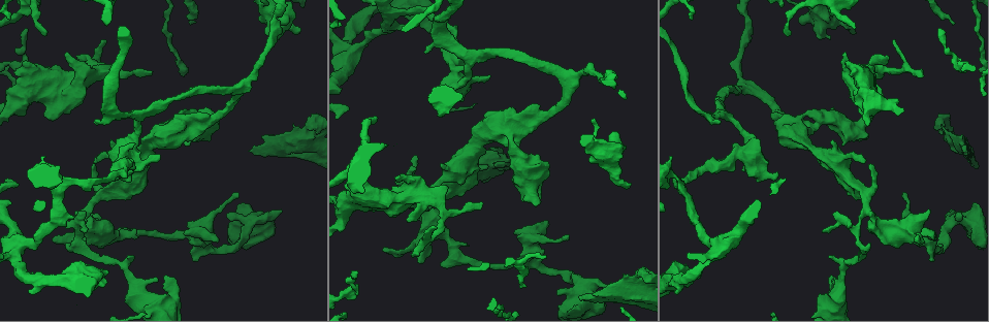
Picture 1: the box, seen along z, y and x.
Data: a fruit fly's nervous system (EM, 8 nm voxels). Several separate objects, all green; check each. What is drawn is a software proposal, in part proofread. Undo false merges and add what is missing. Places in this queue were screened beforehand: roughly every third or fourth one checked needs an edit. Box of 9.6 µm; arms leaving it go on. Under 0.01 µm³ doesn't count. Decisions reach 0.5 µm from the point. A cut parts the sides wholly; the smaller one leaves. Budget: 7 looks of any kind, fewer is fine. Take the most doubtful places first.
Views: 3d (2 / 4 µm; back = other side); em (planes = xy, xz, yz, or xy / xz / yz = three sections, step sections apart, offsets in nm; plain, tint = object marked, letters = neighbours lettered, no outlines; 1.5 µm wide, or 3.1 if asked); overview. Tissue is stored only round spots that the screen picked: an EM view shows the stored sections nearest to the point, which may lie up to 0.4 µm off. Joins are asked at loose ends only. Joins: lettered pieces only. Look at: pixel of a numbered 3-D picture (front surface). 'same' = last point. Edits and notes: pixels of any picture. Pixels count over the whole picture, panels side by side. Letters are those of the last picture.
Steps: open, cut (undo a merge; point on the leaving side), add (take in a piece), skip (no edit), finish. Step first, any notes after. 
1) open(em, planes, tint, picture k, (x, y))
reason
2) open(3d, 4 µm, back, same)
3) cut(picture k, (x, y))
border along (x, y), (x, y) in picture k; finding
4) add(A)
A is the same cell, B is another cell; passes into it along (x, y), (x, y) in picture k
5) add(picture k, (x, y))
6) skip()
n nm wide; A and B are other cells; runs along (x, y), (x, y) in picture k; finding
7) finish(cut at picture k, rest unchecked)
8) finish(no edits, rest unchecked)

open(em, yz, step 4, tint, picture 1, (250, 151))
an open end

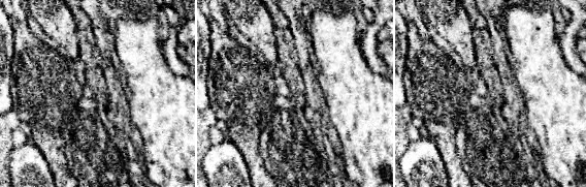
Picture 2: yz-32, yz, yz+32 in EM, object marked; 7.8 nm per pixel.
open(em, planes, tint, same)

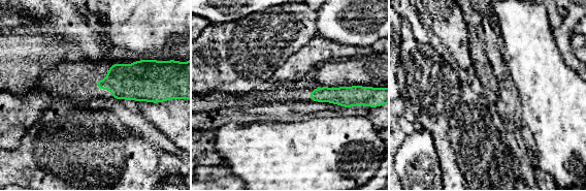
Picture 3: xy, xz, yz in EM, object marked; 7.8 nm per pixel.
open(em, planes, letters, same)
see the neighbours

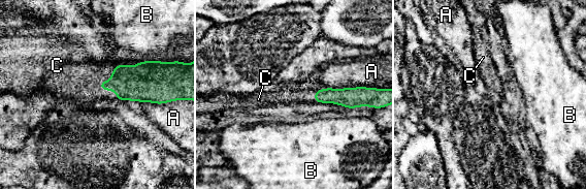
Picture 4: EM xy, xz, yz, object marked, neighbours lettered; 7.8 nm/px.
add(C)
A touches over 380 nm; C is the same cell, A and B are other cells; it goes on there

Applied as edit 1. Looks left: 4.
open(em, planes, tint, picture 1, (951, 21))
an open end

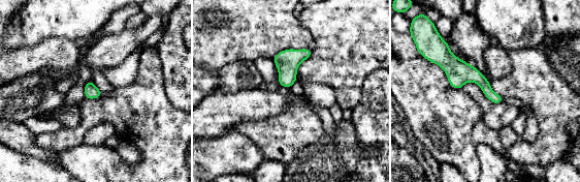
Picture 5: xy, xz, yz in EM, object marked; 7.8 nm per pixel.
open(em, planes, letters, same)

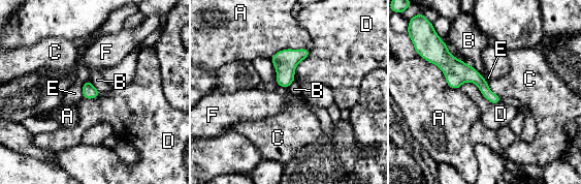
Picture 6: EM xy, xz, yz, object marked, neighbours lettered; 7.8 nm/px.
skip()
A, B, C, D, E and F are other cells; runs along (434, 59), (472, 74), (497, 99) in picture 6; none of them fits

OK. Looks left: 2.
finish(add at picture 4, rest unchecked)

